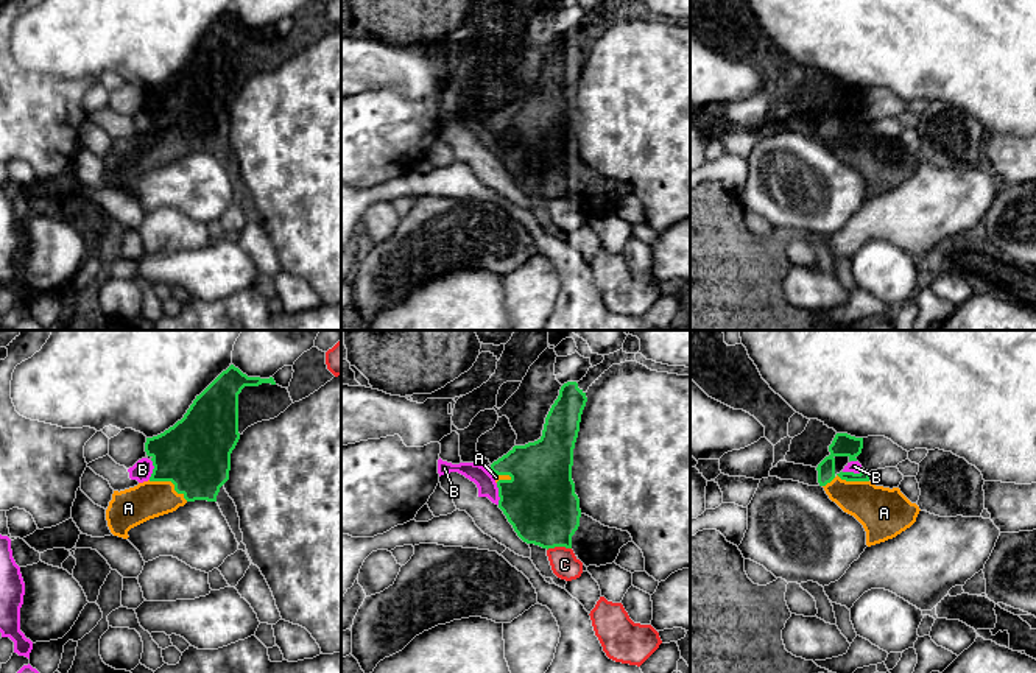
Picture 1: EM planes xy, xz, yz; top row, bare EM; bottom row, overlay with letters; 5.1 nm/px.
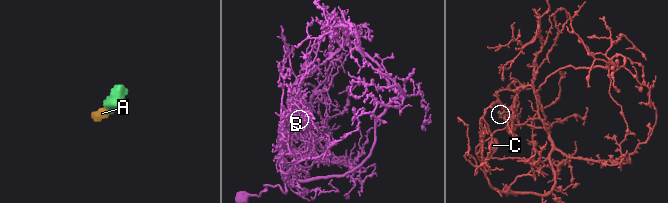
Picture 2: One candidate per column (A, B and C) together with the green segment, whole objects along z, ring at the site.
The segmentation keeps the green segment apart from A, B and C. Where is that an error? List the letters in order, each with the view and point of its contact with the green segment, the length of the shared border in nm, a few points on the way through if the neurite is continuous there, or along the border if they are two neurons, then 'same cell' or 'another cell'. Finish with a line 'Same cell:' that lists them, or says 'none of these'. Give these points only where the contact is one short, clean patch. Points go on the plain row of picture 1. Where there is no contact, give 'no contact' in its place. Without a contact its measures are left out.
A: xy (170, 131) | 240 nm | same cell
B: xz (499, 145) | 110 nm | along xz (496, 134), (499, 155) | another cell
C: xz (558, 197) | 130 nm | along xz (570, 198), (550, 198), (547, 201) | another cell
Same cell: A

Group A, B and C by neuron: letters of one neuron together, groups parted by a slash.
A / B / C

